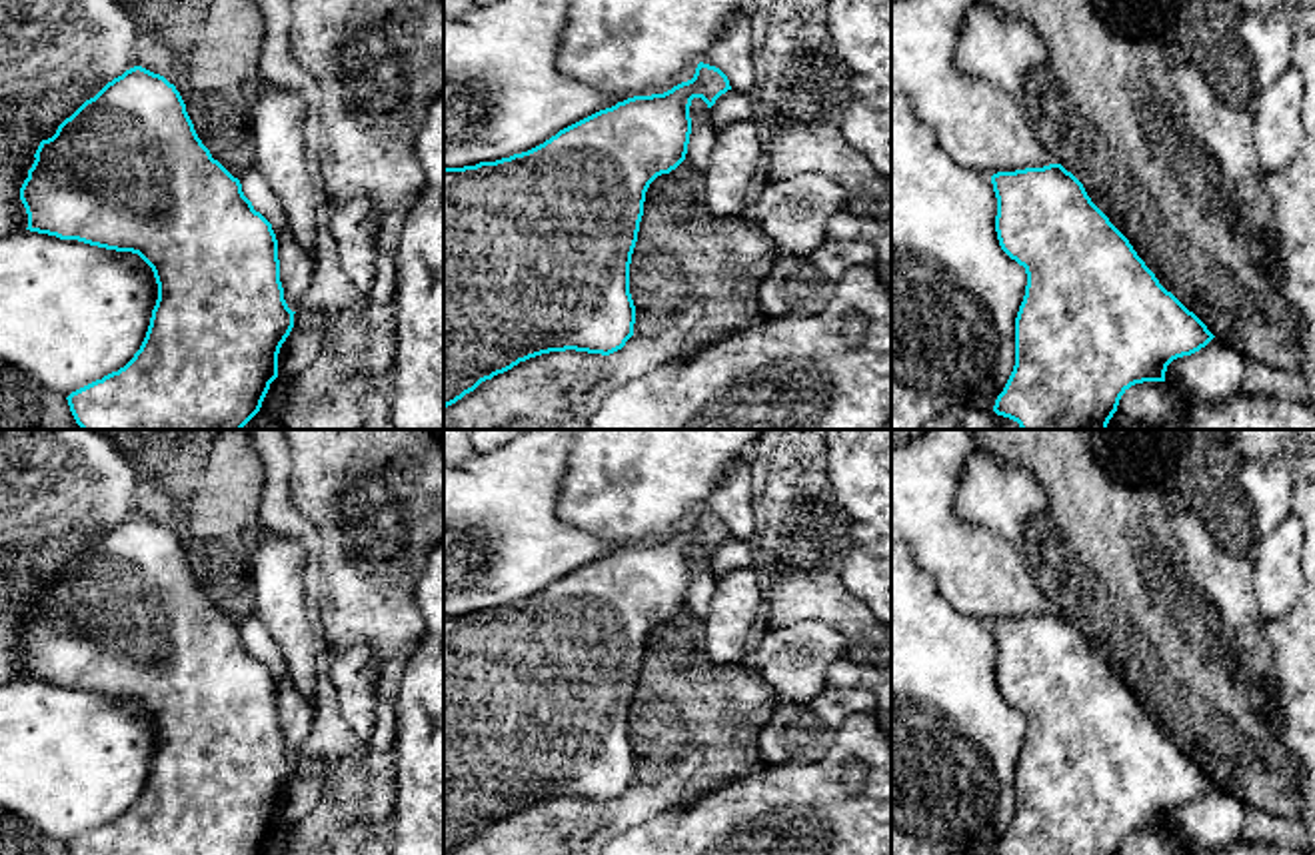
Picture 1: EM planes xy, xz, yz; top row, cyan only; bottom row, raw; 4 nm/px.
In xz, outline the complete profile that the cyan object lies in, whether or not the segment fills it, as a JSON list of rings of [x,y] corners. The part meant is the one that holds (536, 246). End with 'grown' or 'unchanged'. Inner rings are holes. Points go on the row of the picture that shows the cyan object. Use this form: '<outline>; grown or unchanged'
[[[699,62],[691,80],[663,94],[634,96],[618,102],[560,130],[528,152],[476,166],[444,168],[444,408],[474,392],[482,382],[530,358],[566,350],[610,356],[626,346],[634,336],[636,324],[636,306],[630,294],[630,264],[644,216],[646,192],[658,176],[669,174],[685,160],[691,134],[691,100],[701,98],[711,108],[727,90],[731,90],[727,76],[719,68]]]; unchanged

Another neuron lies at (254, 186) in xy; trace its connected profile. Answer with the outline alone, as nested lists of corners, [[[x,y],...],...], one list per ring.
[[[250,166],[242,174],[240,184],[244,196],[252,202],[254,210],[260,212],[272,224],[276,240],[280,240],[280,236],[286,230],[286,216],[272,188],[260,174],[260,170],[256,166]]]

